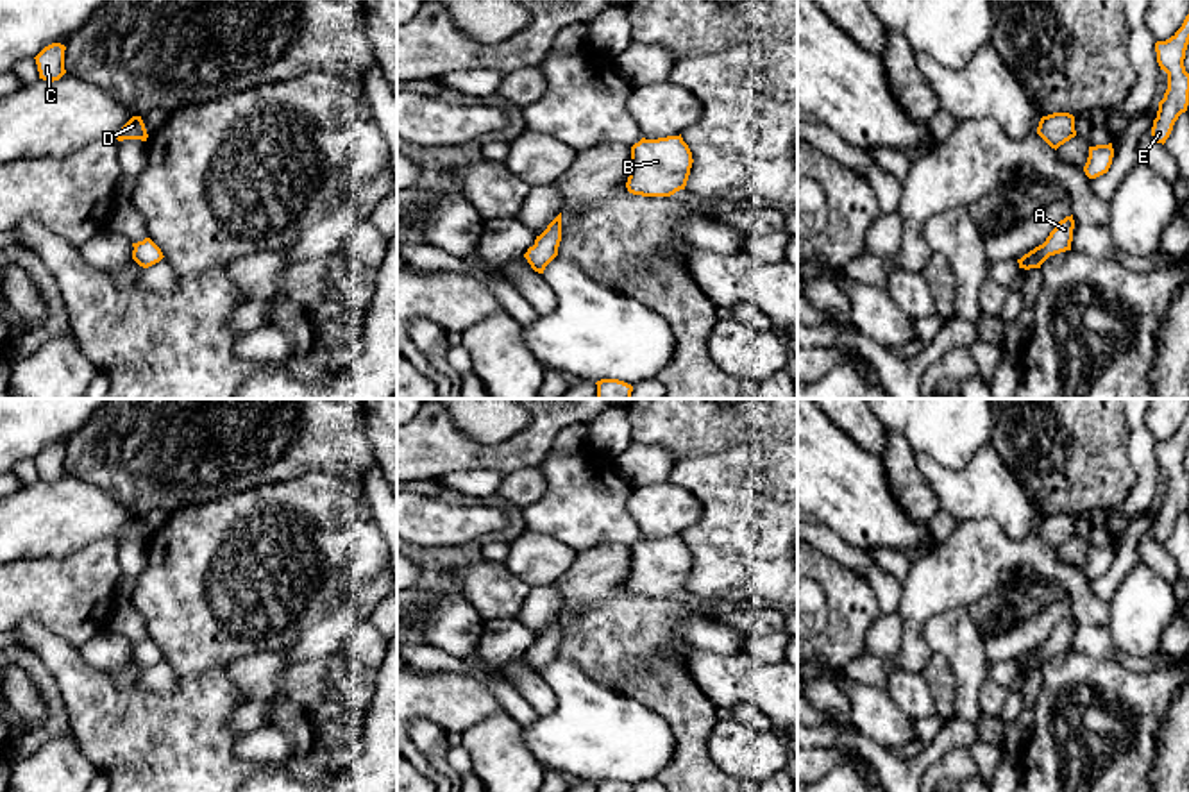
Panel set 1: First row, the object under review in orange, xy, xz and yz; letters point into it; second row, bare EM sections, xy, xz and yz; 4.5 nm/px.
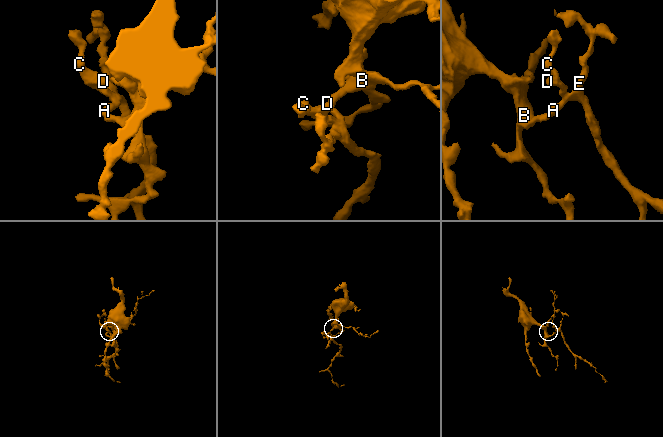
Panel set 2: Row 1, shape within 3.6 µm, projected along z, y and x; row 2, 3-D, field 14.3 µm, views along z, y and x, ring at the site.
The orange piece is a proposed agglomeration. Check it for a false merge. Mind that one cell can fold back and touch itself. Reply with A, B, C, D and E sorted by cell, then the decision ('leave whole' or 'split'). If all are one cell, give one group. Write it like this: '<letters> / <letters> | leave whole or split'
A B C D E | leave whole

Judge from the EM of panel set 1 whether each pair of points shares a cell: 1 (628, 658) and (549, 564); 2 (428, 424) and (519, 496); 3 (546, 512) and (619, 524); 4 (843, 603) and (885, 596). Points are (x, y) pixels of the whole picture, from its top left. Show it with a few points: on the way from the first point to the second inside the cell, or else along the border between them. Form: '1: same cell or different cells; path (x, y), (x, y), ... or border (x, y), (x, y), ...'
1: different cells; border (576, 551), (571, 564), (549, 585)
2: different cells; border (537, 465), (517, 469), (505, 476)
3: same cell; path (564, 512), (596, 512), (601, 517)
4: different cells; border (846, 569), (851, 569), (868, 581), (880, 612)

